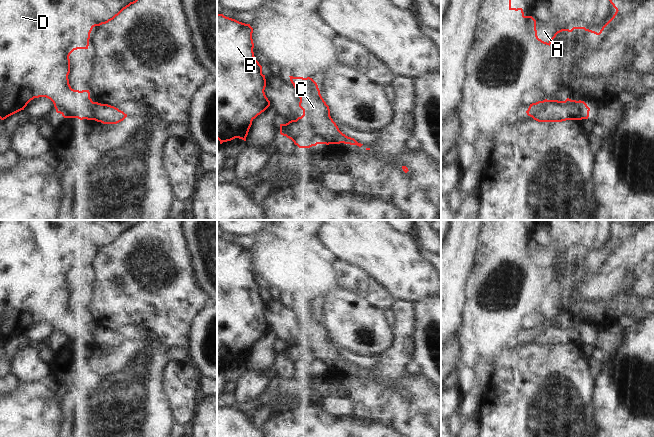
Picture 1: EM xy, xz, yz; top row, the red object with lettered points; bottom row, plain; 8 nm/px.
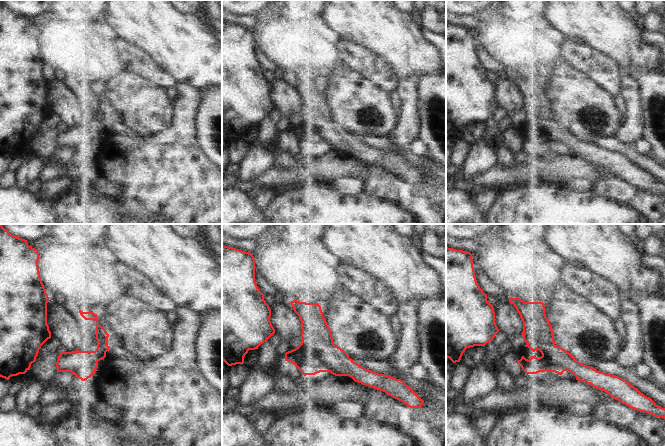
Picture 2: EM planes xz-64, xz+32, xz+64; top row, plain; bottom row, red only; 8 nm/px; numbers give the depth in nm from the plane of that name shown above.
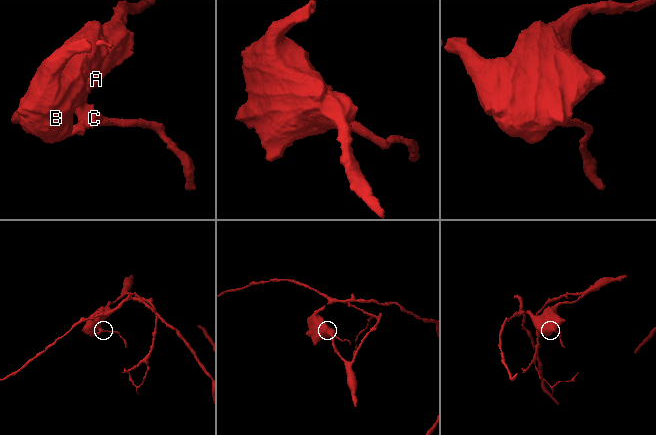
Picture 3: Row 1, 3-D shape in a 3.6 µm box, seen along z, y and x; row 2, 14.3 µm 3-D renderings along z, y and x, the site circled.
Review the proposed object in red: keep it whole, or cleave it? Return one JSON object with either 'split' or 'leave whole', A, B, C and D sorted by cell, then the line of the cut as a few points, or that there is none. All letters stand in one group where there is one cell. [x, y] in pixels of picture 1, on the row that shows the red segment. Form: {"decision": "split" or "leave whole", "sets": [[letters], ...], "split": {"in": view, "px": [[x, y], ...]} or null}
{"decision": "split", "sets": [["A", "B", "D"], ["C"]], "split": {"in": "xz", "px": [[296, 119], [312, 124], [318, 143]]}}

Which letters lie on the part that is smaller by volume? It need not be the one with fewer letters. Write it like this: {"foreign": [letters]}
{"foreign": ["C"]}

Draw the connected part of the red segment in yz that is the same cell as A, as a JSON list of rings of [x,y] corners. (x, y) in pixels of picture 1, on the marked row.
[[[509,0],[509,10],[520,10],[523,18],[531,18],[536,39],[549,46],[562,31],[584,29],[600,35],[619,11],[612,0]]]

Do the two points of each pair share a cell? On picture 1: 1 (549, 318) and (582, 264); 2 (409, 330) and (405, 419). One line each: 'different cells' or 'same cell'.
1: different cells
2: same cell

